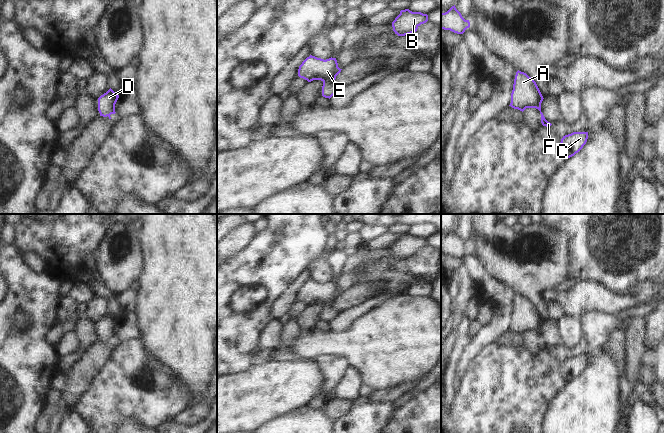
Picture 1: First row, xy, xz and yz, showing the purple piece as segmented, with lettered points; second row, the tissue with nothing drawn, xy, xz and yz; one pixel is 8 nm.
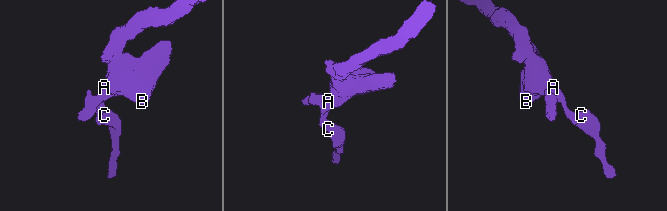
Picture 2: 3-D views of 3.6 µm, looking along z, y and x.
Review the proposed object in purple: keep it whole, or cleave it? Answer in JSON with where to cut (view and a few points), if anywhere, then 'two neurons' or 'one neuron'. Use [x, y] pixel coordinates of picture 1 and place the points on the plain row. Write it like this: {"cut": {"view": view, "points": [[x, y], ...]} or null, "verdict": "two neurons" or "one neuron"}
{"cut": null, "verdict": "one neuron"}

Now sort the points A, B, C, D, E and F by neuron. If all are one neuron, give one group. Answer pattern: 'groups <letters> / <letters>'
groups A B C D E F

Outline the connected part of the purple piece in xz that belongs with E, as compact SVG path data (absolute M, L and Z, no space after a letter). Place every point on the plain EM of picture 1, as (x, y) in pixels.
M310 279L299 290L298 300L308 306L321 304L323 306L322 320L330 323L339 314L335 303L341 294L336 282L324 284Z

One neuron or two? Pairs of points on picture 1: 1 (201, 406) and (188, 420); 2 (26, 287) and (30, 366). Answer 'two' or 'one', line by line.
1: one
2: one

